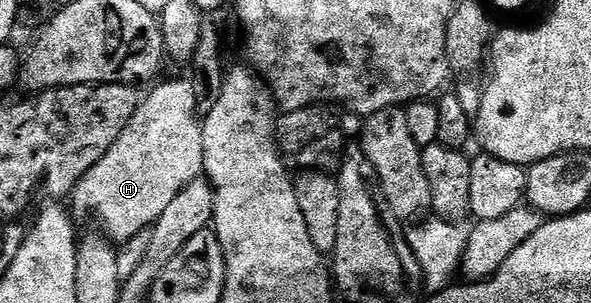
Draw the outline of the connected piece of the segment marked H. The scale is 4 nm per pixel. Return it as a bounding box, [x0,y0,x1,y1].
[72,81,204,243]

